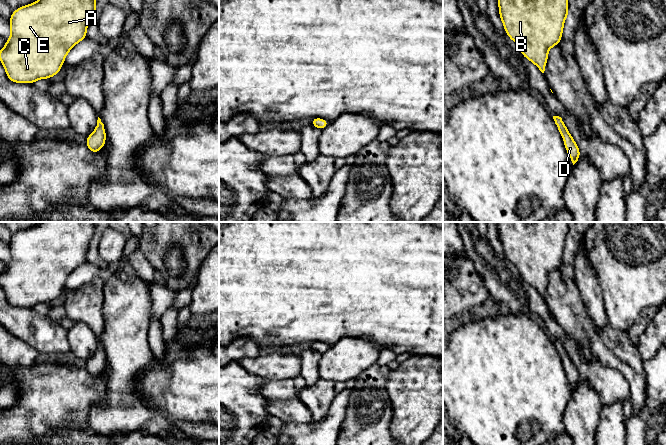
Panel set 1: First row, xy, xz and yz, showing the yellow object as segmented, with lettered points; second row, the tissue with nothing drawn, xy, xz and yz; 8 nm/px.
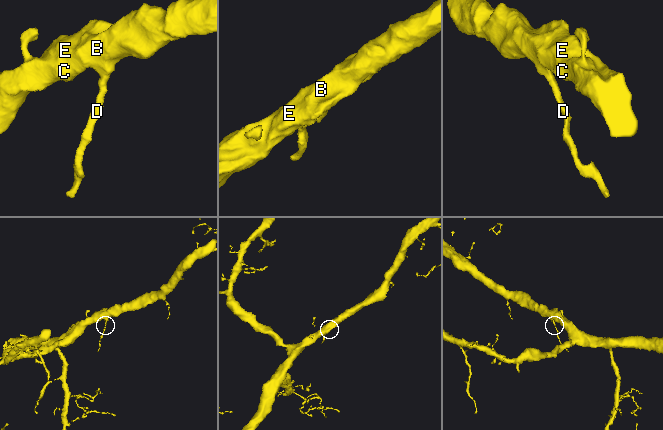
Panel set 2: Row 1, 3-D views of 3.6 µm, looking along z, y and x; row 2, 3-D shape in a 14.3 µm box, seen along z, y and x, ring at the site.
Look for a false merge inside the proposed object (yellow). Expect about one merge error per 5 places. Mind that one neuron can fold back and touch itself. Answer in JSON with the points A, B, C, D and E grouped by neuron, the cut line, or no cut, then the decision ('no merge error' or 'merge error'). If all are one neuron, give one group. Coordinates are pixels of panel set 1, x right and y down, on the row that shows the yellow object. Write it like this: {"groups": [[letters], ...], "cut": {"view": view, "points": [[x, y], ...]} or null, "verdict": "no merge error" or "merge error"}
{"groups": [["A", "B", "C", "D", "E"]], "cut": null, "verdict": "no merge error"}

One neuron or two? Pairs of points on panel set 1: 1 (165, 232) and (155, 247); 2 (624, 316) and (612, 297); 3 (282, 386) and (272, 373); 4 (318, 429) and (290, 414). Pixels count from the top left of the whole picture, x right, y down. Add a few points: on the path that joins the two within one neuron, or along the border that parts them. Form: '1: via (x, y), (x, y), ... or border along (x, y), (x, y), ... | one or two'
1: via (164, 236), (157, 243) | one
2: via (622, 311), (622, 307), (617, 302) | one
3: border along (293, 379), (266, 381) | two
4: border along (312, 421), (308, 423), (283, 423) | two

